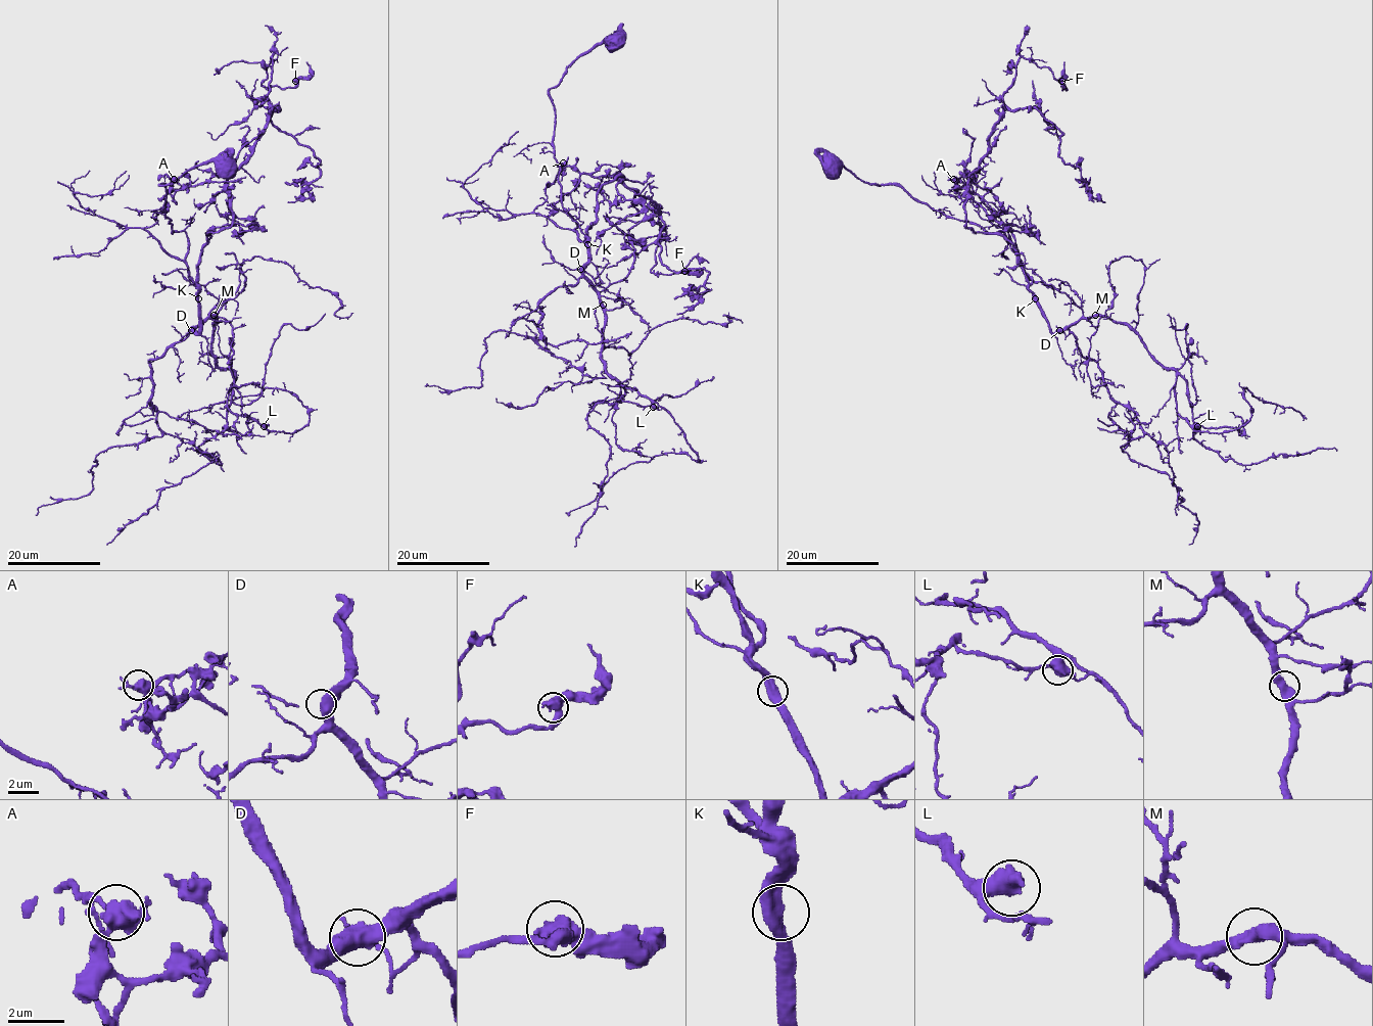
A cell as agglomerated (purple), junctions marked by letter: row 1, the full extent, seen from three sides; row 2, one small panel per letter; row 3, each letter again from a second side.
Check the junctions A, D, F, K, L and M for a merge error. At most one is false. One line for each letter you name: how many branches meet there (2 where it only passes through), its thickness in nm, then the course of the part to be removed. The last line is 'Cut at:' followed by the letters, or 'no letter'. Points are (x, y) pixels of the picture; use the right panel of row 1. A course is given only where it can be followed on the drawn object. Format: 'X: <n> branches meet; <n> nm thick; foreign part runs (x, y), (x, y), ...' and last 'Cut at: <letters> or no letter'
Cut at: no letter

